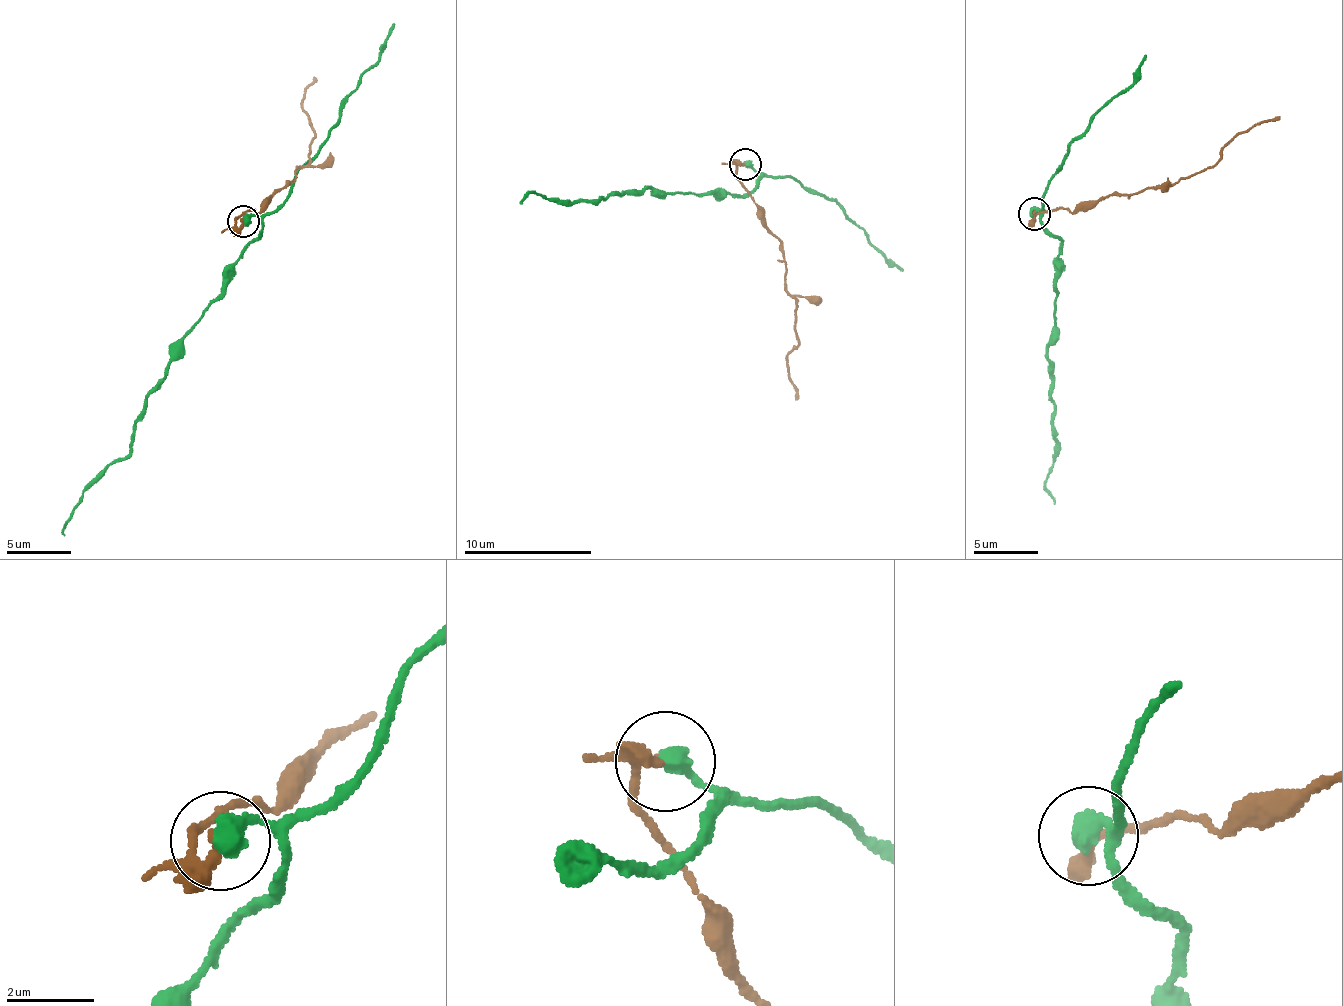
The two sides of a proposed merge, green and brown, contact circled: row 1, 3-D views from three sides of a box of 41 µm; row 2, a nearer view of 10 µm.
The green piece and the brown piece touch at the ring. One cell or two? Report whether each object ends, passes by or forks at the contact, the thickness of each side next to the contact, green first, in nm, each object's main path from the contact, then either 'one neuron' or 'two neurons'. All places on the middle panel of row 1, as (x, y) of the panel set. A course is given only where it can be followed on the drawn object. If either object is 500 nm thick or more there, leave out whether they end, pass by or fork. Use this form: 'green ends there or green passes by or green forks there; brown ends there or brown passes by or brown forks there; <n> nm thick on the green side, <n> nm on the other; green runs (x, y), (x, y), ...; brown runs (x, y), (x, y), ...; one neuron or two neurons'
500 nm thick on the green side, 190 nm on the other; green runs (744, 163), (762, 178), (723, 198), (716, 192), (662, 195), (651, 187), (557, 203), (535, 191), (518, 204); brown runs (744, 163), (738, 182), (780, 240), (798, 399); two neurons

